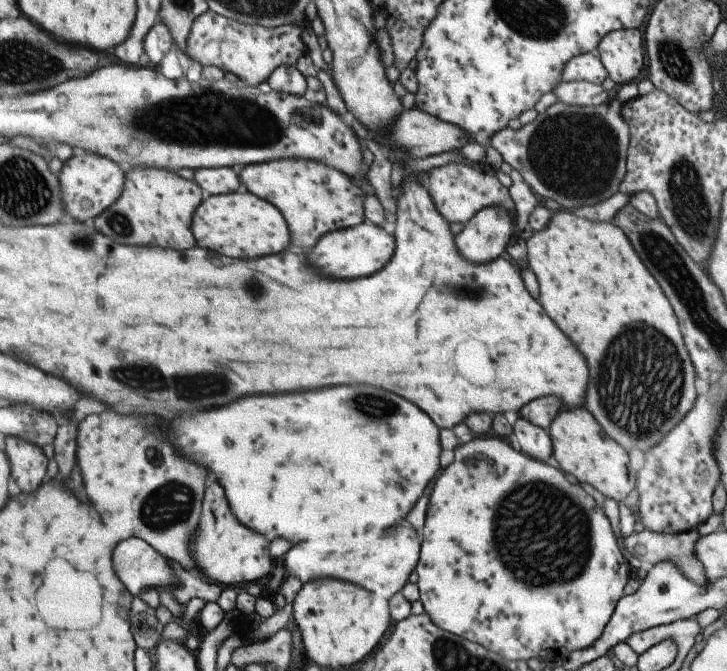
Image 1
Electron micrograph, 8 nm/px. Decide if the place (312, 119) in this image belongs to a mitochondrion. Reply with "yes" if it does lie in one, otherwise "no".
no

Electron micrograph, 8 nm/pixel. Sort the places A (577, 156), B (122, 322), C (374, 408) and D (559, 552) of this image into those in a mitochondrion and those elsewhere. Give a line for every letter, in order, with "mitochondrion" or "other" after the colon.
A: mitochondrion
B: other
C: mitochondrion
D: mitochondrion

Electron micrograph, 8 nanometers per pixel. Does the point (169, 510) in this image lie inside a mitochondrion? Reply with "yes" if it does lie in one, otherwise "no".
yes

